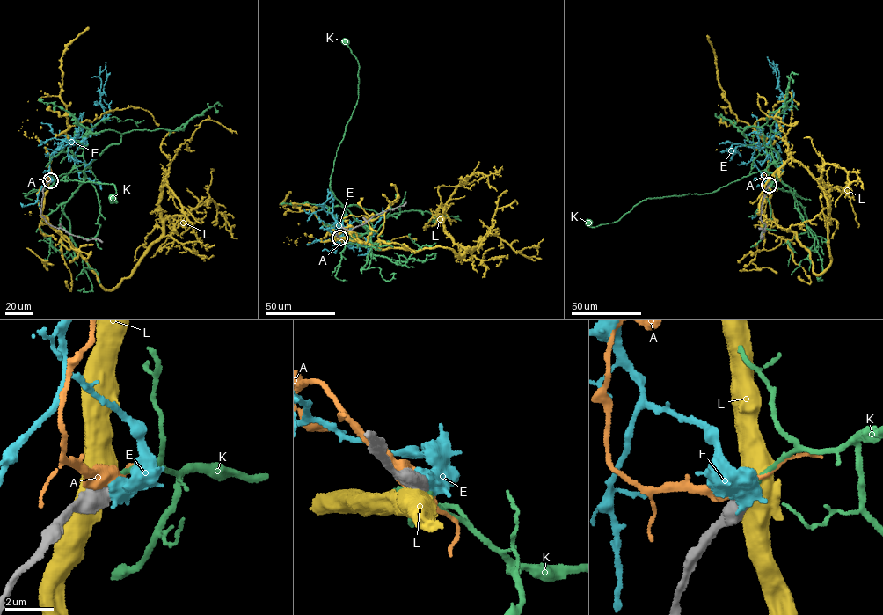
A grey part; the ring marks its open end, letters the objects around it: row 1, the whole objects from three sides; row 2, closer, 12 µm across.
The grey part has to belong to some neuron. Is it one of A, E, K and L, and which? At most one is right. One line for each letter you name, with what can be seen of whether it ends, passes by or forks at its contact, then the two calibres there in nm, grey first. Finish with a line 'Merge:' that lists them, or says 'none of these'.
Merge: none of these

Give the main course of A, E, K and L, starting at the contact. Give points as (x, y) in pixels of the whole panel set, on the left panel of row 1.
A: (49, 180), (47, 174), (51, 170)
E: (50, 181), (47, 172), (54, 152), (87, 136), (103, 118), (98, 76), (105, 62)
K: (50, 181), (86, 164), (83, 171), (58, 179), (113, 184), (116, 203), (111, 202), (113, 197)
L: (49, 181), (42, 214), (98, 281), (113, 289), (163, 235), (159, 202), (178, 148), (207, 119), (237, 133)

